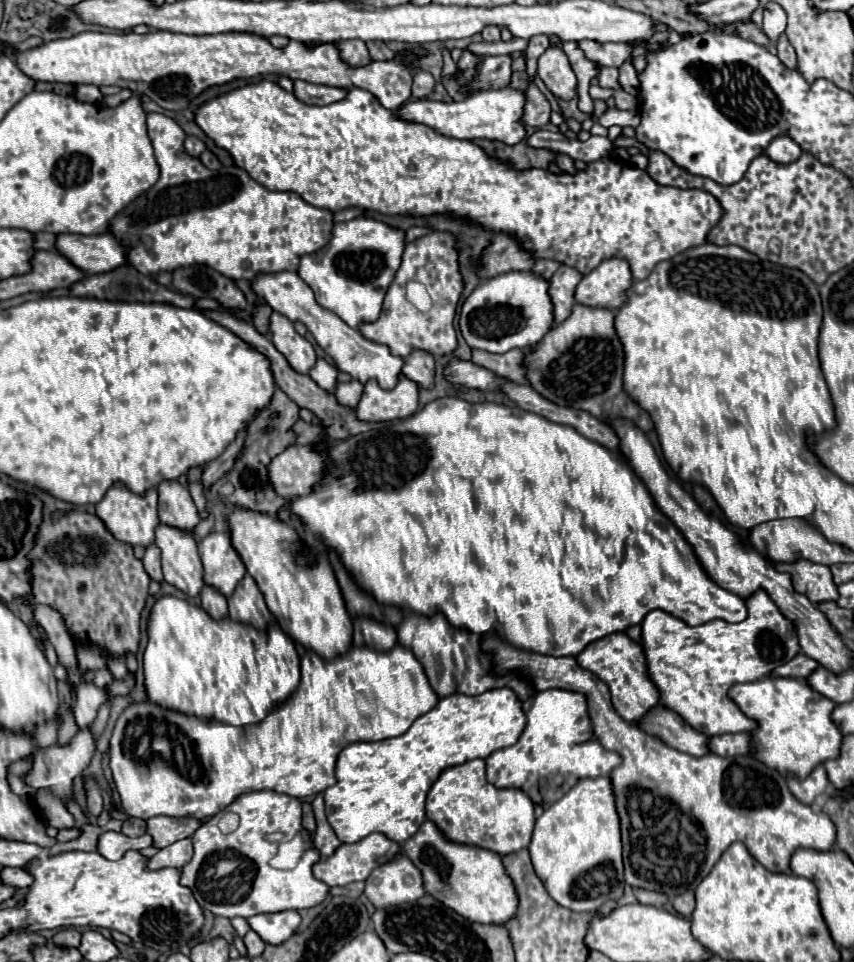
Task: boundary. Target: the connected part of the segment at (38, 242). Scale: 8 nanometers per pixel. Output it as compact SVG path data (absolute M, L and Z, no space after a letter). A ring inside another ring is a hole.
M34 234L34 250L54 250L54 234Z

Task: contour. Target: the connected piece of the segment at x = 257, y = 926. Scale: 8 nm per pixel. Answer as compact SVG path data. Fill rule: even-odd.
M282 910L278 914L256 914L248 918L248 924L264 942L282 944L296 932L300 914L296 910Z

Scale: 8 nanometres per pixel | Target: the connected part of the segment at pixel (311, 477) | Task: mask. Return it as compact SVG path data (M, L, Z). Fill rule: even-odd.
M288 446L270 460L268 478L274 490L290 500L308 494L324 476L324 468L324 454L312 452L310 446Z

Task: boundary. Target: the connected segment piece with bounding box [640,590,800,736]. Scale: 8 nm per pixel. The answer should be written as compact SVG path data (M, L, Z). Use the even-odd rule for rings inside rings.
M756 590L744 602L748 616L738 624L710 620L700 626L688 626L664 610L652 610L640 624L646 666L660 692L660 704L678 712L694 730L706 736L750 732L756 722L744 716L728 698L730 686L770 676L776 666L800 652L794 624L782 616L764 590Z

